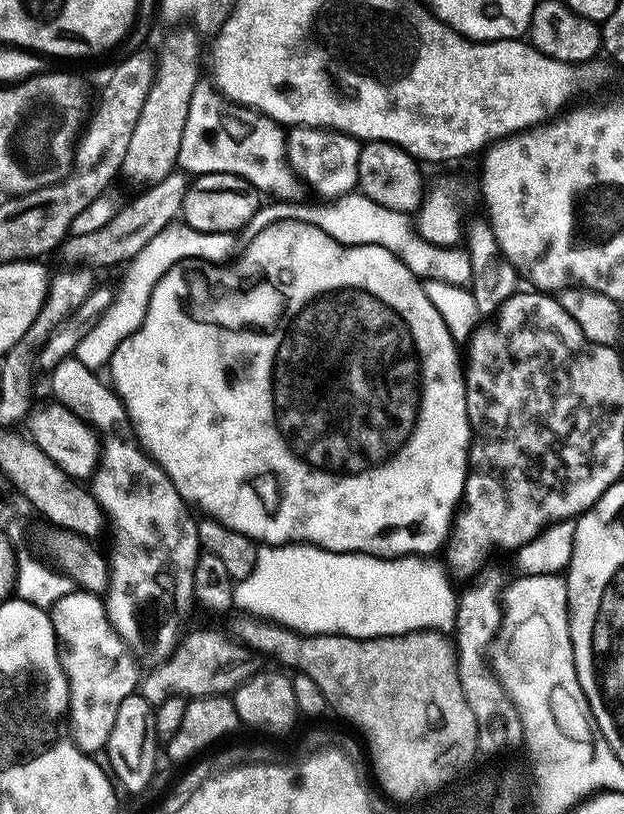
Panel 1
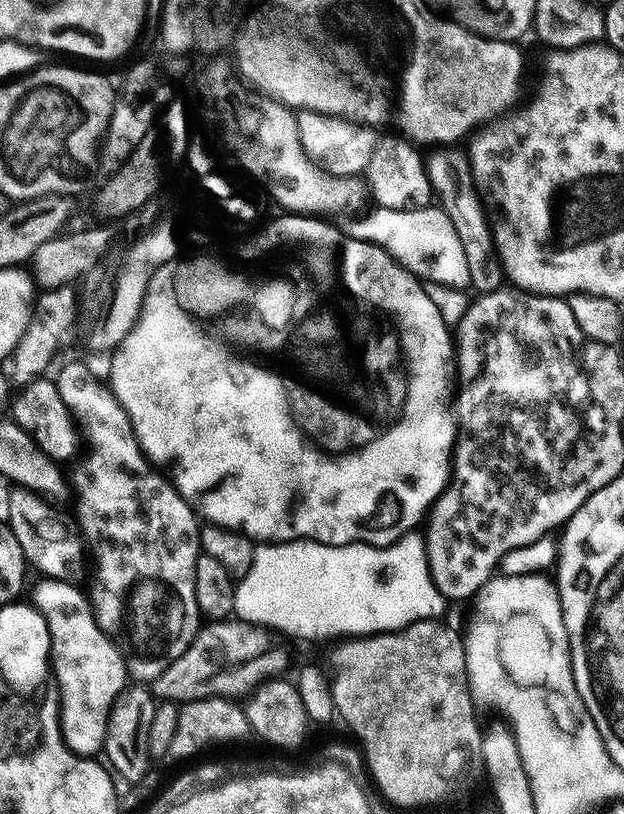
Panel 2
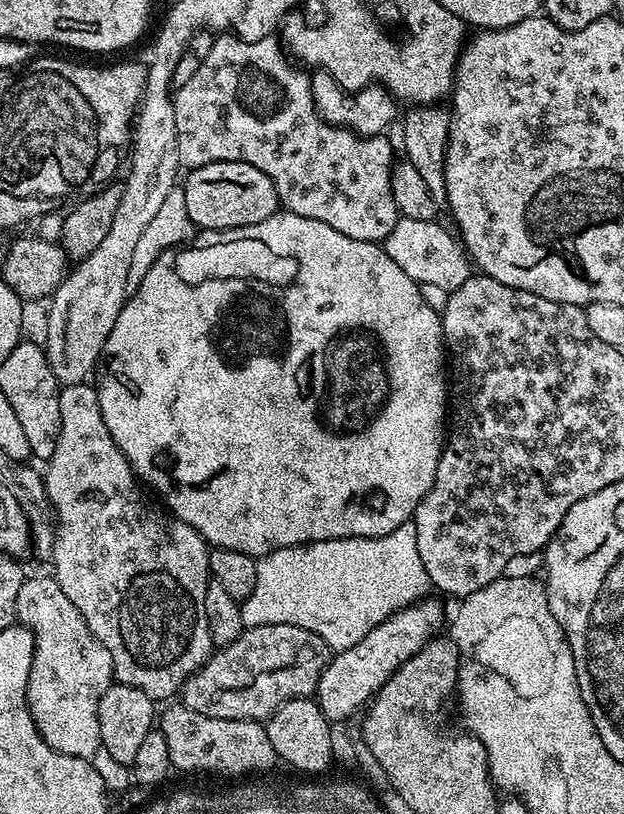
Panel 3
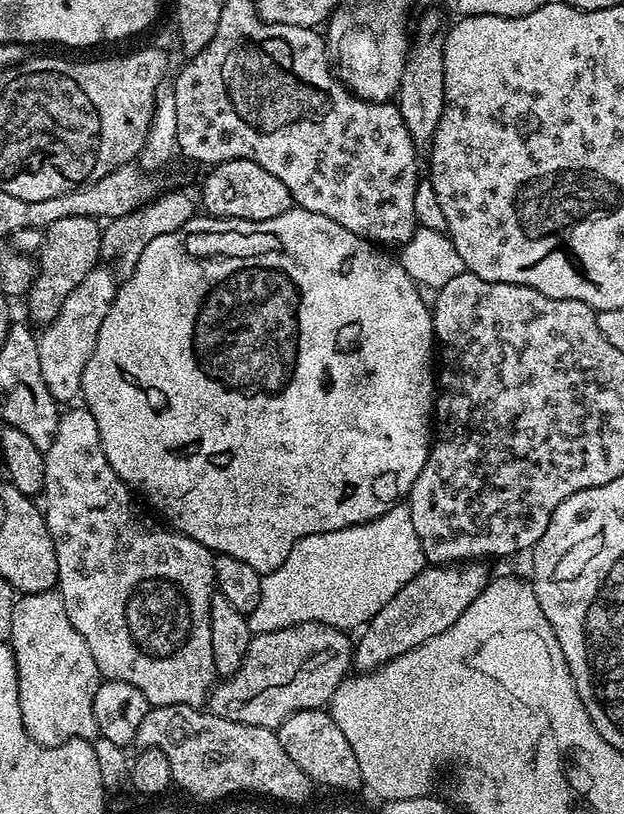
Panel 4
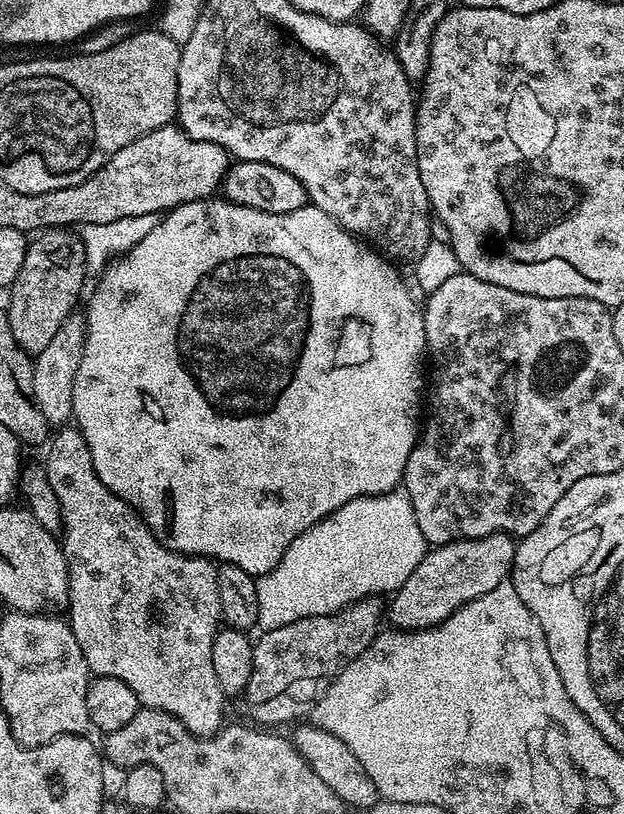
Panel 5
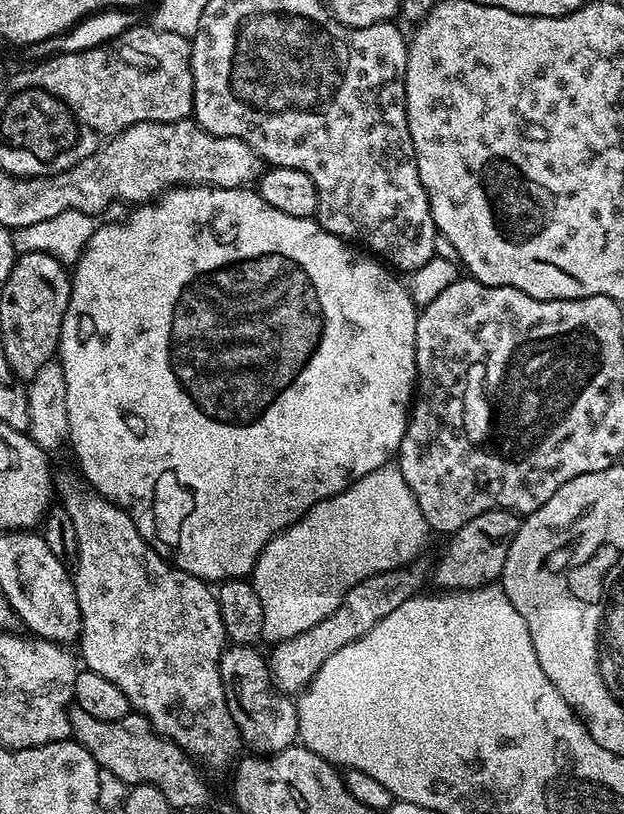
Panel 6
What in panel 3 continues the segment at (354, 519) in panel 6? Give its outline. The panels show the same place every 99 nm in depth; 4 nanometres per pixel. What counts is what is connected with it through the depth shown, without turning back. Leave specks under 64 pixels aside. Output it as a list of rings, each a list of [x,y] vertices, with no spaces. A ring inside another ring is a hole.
[[[412,522],[398,526],[398,530],[378,538],[355,536],[345,540],[319,540],[317,544],[283,548],[259,557],[256,565],[258,582],[254,582],[254,594],[250,594],[250,598],[246,598],[240,605],[245,628],[271,624],[302,626],[302,630],[310,630],[322,637],[333,653],[362,642],[362,638],[366,638],[374,626],[386,622],[386,618],[427,597],[430,592],[428,575],[422,566],[422,558],[418,558],[418,538],[415,523]]]

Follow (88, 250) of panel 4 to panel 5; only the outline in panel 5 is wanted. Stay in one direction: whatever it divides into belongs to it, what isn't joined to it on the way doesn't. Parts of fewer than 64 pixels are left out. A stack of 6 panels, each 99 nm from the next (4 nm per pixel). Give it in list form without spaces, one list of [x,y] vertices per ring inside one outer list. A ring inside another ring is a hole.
[[[50,228],[29,243],[26,258],[22,258],[22,270],[18,270],[18,278],[14,278],[10,289],[12,297],[6,305],[14,342],[18,342],[23,352],[34,358],[46,350],[62,322],[77,311],[76,299],[84,288],[84,280],[84,246],[79,235],[62,228]]]

